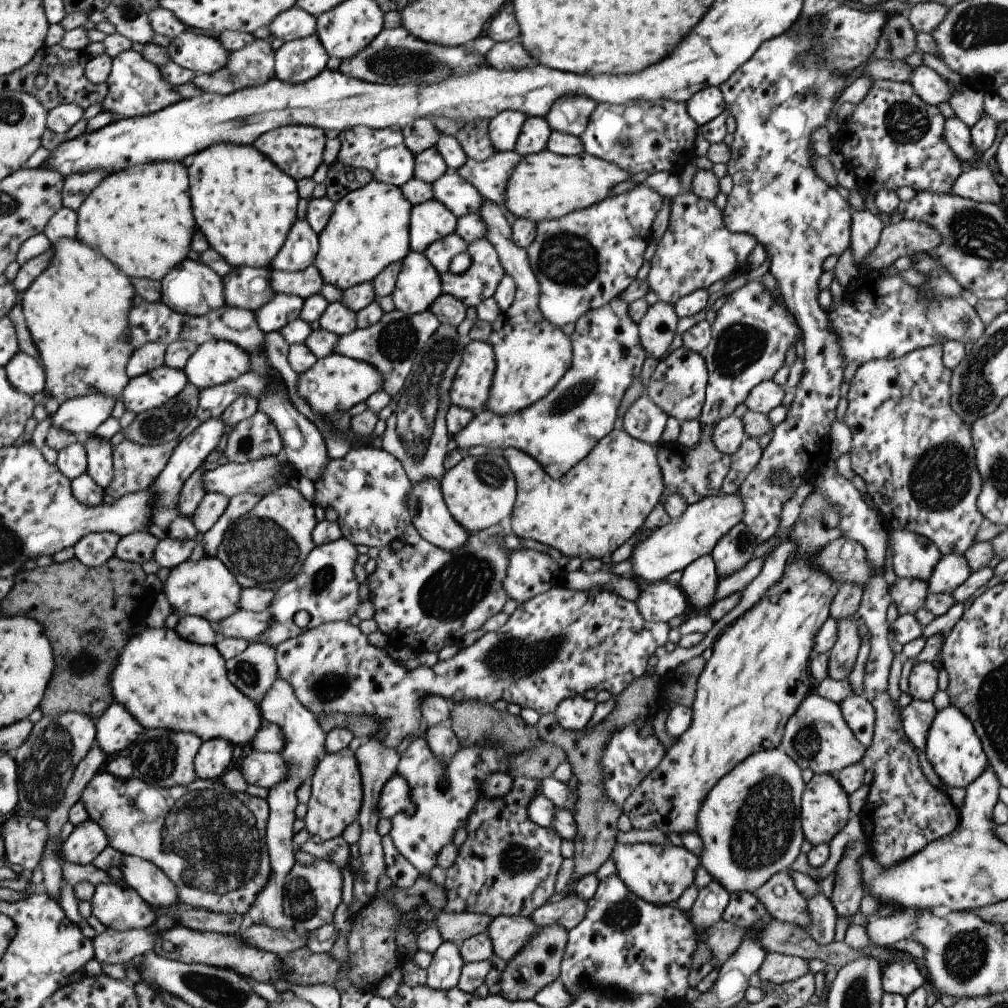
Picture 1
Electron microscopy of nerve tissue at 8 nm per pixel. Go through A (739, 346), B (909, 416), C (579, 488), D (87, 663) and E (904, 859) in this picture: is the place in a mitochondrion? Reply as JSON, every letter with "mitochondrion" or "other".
{"A":"mitochondrion","B":"other","C":"other","D":"mitochondrion","E":"other"}

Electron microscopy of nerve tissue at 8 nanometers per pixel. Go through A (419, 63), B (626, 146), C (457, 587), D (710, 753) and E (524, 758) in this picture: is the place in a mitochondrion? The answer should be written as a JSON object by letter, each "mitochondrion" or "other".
{"A":"mitochondrion","B":"mitochondrion","C":"mitochondrion","D":"other","E":"other"}

